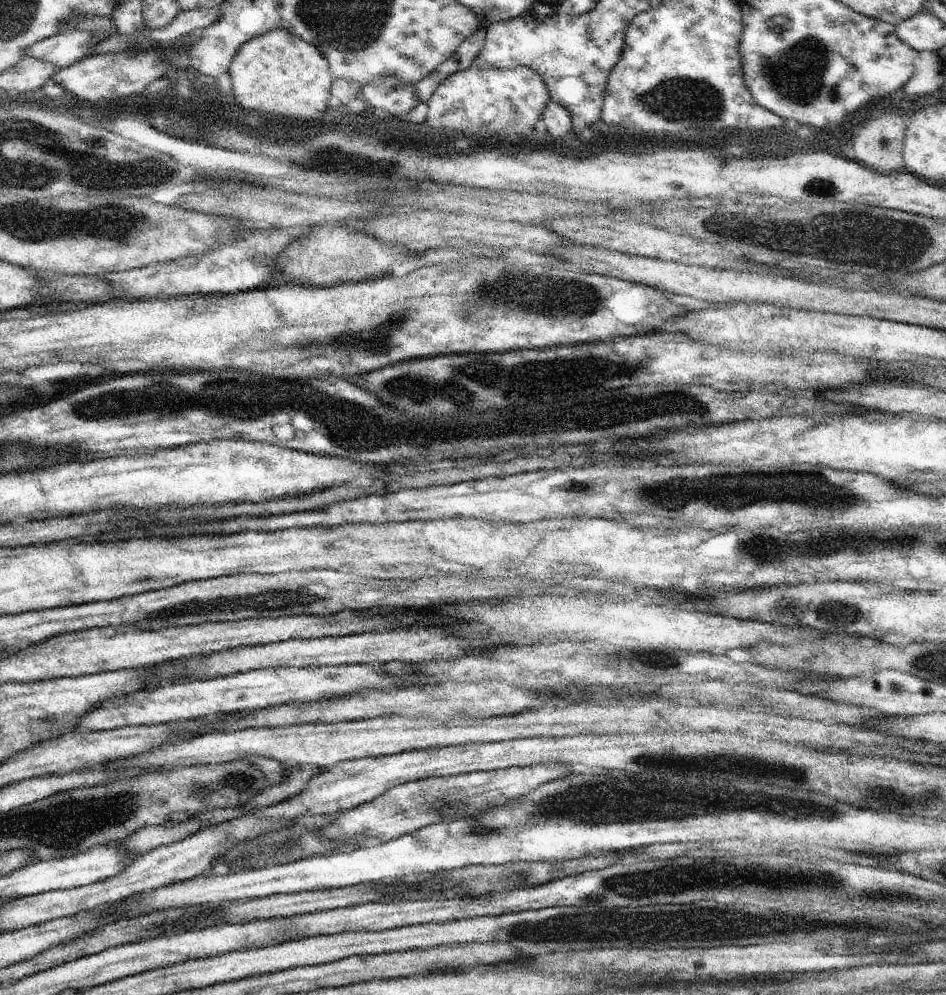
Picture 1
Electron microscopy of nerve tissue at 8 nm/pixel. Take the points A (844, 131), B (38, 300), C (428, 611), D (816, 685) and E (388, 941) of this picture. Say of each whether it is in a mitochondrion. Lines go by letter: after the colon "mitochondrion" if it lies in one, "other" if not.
A: other
B: other
C: other
D: other
E: other

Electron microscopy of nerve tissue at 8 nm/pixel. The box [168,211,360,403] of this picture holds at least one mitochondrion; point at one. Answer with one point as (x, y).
(247, 263)

